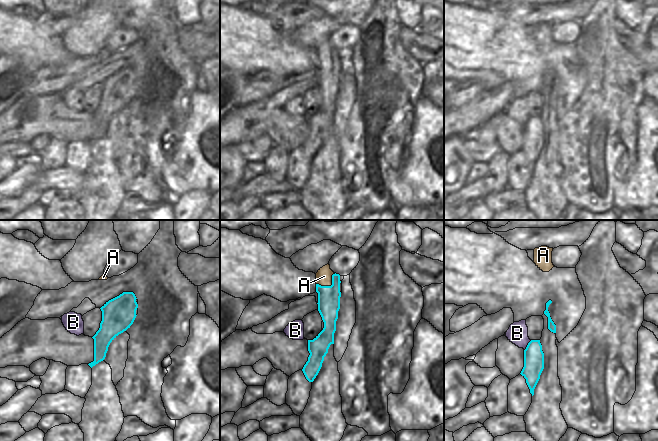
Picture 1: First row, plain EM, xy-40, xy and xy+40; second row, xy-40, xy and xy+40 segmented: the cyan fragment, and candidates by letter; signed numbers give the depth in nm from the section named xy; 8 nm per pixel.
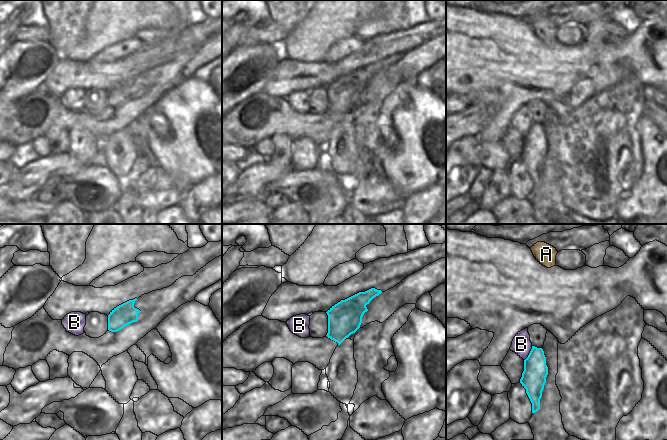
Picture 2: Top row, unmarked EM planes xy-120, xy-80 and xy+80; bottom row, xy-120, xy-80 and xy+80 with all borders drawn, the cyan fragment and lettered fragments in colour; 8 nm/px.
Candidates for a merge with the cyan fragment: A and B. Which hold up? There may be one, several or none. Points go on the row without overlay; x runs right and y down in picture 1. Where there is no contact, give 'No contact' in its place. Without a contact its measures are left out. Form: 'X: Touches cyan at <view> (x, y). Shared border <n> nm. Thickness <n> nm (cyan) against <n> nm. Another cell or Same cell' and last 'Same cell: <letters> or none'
A: Touches cyan at xy (329, 62). Shared border 180 nm. Thickness 180 nm (cyan) against 130 nm. Another cell
B: Touches cyan at xy+40 (527, 121). Shared border 110 nm. Thickness 160 nm (cyan) against 160 nm. Another cell
Same cell: none

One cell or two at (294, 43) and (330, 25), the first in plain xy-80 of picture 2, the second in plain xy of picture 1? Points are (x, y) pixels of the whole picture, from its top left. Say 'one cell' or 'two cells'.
one cell

